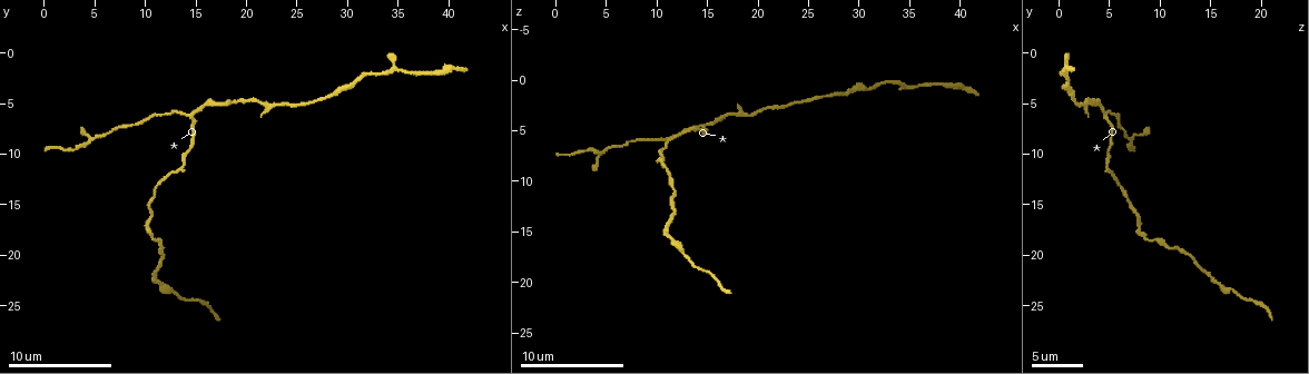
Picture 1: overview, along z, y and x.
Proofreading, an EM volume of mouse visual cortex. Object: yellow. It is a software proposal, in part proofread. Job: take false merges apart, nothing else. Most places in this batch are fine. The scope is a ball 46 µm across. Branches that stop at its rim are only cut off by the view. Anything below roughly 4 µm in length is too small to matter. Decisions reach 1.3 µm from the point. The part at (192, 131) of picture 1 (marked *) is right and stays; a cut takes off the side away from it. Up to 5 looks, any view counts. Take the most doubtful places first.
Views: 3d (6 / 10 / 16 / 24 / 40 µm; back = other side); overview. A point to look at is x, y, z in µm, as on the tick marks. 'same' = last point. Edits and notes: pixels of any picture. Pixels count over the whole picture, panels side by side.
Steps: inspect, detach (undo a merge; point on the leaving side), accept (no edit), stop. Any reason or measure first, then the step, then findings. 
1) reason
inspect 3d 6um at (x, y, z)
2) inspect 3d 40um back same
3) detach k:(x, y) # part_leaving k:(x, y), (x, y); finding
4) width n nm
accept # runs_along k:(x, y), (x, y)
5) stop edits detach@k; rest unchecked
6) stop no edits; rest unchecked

branch point
inspect 3d 6um at (14.4, 6.2, 4.6)

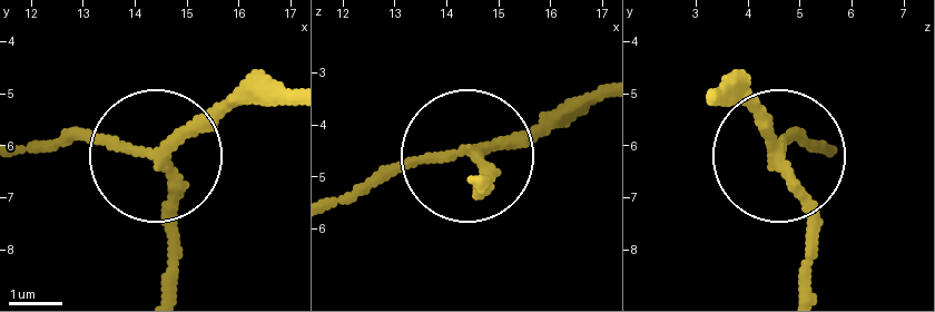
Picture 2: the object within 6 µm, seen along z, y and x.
accept # runs_along 2:(813, 235), (808, 200), (777, 155), (822, 146); continuous, no second neuron

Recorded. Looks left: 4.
narrows sharply
inspect 3d 10um at (26.6, 5.0, 1.8)

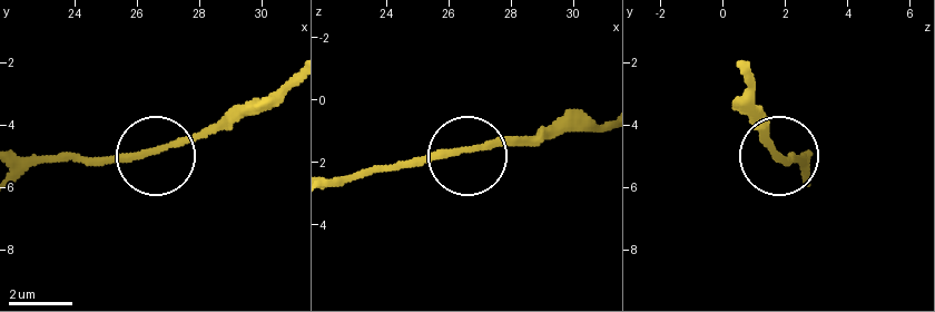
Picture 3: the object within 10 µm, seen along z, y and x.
inspect 3d 6um at (26.5, 4.9, 1.7)

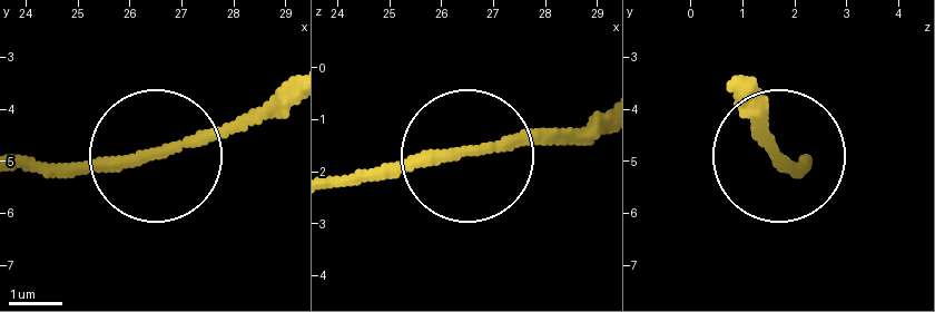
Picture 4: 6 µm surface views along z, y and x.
accept # runs_along 4:(341, 181), (500, 140), (589, 140); all the same neuron

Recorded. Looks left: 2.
thick turns thin
inspect 3d 16um at (19.6, 4.8, 3.2)

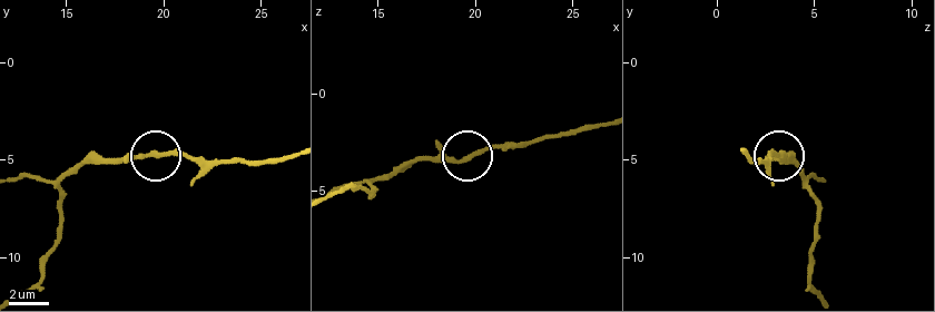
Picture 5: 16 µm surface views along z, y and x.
width 240 nm
accept # all the same neuron

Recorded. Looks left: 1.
stop no edits; rest unchecked

